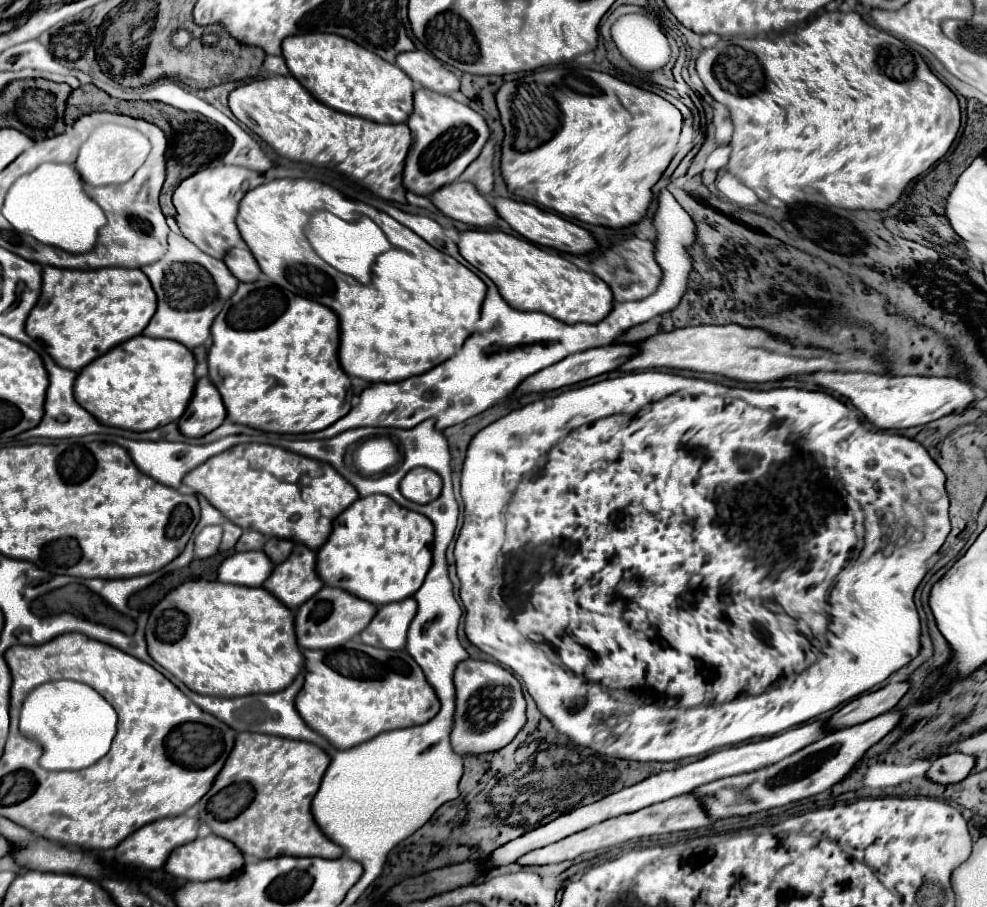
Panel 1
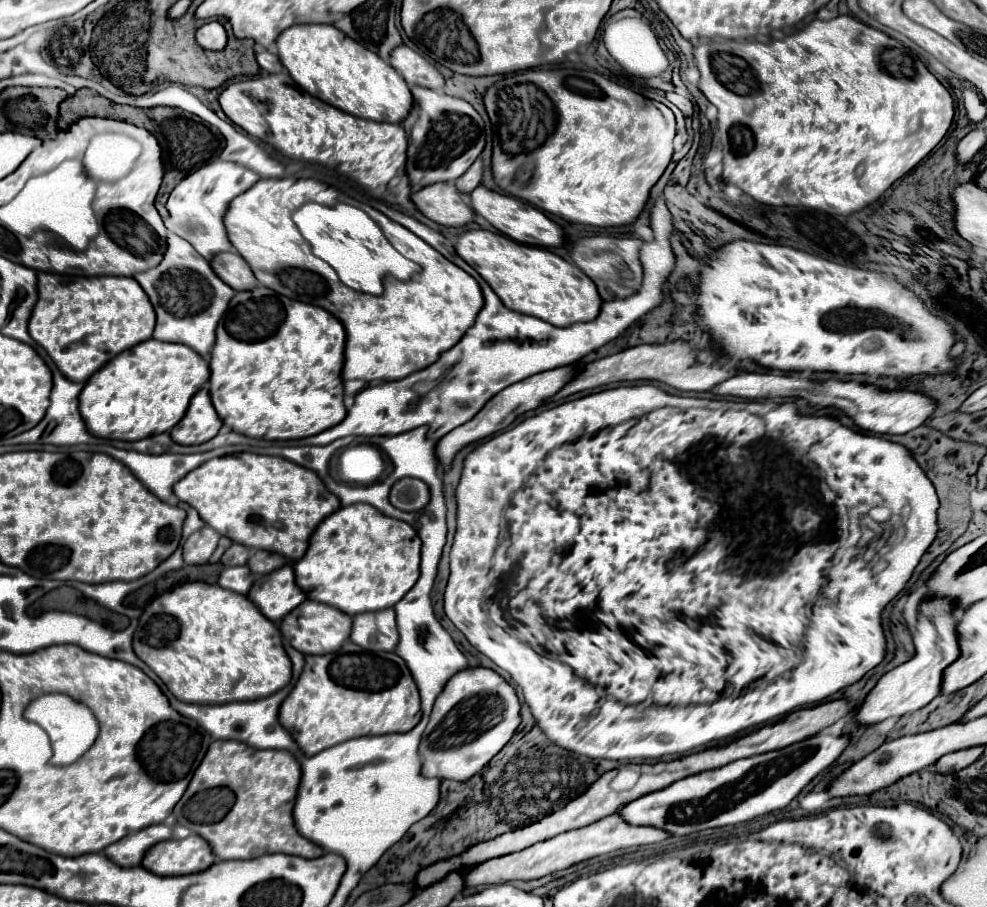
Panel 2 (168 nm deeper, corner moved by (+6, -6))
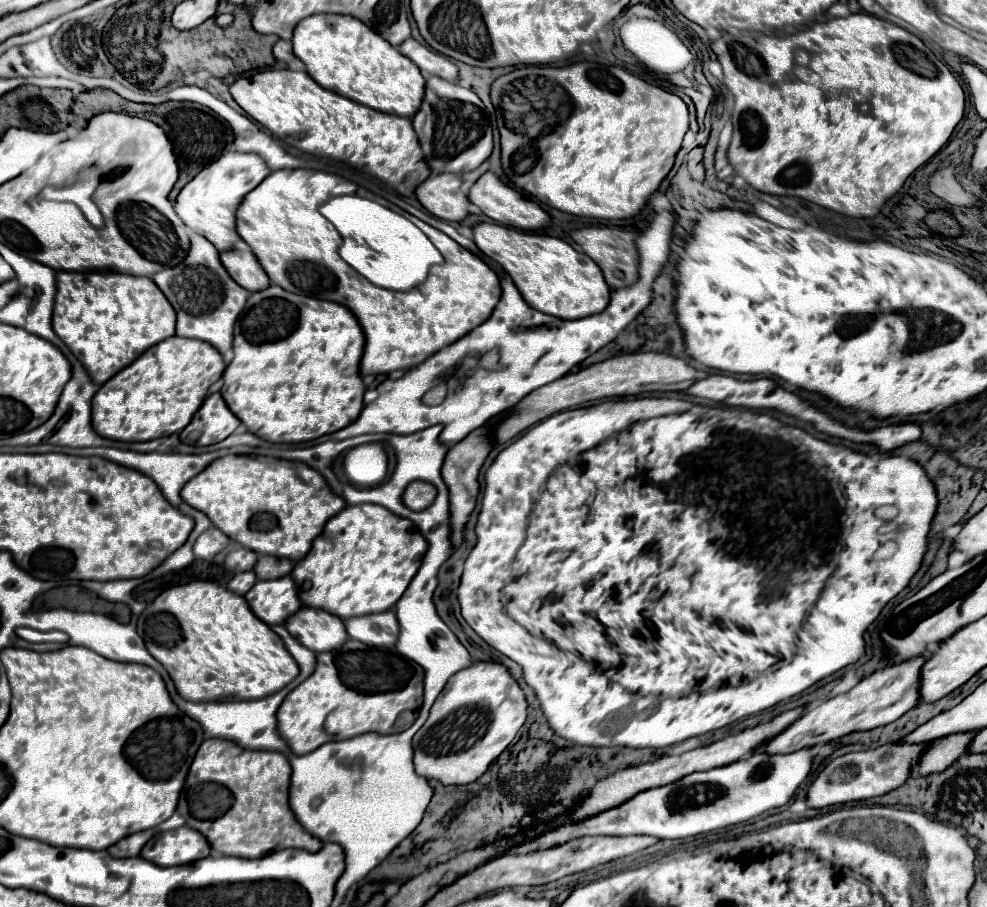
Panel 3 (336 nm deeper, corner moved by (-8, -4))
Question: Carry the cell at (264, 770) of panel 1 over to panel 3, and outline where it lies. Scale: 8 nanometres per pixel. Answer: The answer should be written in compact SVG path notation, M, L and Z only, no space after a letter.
M211 738L201 744L191 764L179 812L189 828L201 832L211 848L225 856L261 858L285 848L319 852L323 842L297 822L289 806L289 786L291 764L283 754L249 750L231 740Z

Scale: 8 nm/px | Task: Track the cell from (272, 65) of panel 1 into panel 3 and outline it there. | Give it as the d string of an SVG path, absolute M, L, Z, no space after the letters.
M279 40L275 46L273 46L273 54L277 60L289 64L291 60L295 60L295 54L293 54L293 48L291 48L291 42L285 42L285 40Z

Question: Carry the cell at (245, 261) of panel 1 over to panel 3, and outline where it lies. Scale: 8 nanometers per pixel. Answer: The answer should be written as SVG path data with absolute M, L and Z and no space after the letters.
M239 250L221 252L221 262L229 272L229 276L249 292L265 290L271 284L269 276L261 268L253 252L239 252Z

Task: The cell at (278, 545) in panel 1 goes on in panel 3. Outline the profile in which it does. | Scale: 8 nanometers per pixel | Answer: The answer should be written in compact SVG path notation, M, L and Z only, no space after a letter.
M259 556L255 564L255 574L259 580L273 580L279 576L289 576L293 572L293 562L275 558L275 556Z

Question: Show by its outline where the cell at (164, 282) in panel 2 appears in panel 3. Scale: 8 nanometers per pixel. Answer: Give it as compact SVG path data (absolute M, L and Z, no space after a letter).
M191 234L191 248L183 264L177 264L175 268L157 272L153 276L153 282L159 286L159 290L165 294L165 298L171 302L171 306L177 312L177 332L183 338L195 338L211 344L221 354L225 354L231 348L233 342L233 324L243 310L249 292L241 288L223 268L219 260L217 248L207 242L199 234Z

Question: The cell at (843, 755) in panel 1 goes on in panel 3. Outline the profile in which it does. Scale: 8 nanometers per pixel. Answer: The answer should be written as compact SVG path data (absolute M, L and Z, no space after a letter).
M803 748L791 754L767 754L757 752L745 760L733 762L723 768L713 768L707 772L689 774L673 784L651 788L647 792L639 792L631 800L623 802L617 808L611 808L603 814L587 818L577 824L565 824L553 828L551 832L543 832L537 840L529 840L515 850L509 852L531 852L539 848L551 848L563 844L577 836L629 836L629 834L649 834L657 838L687 838L711 830L719 830L731 824L739 824L759 816L767 810L785 806L797 788L807 780L813 766L811 748Z

